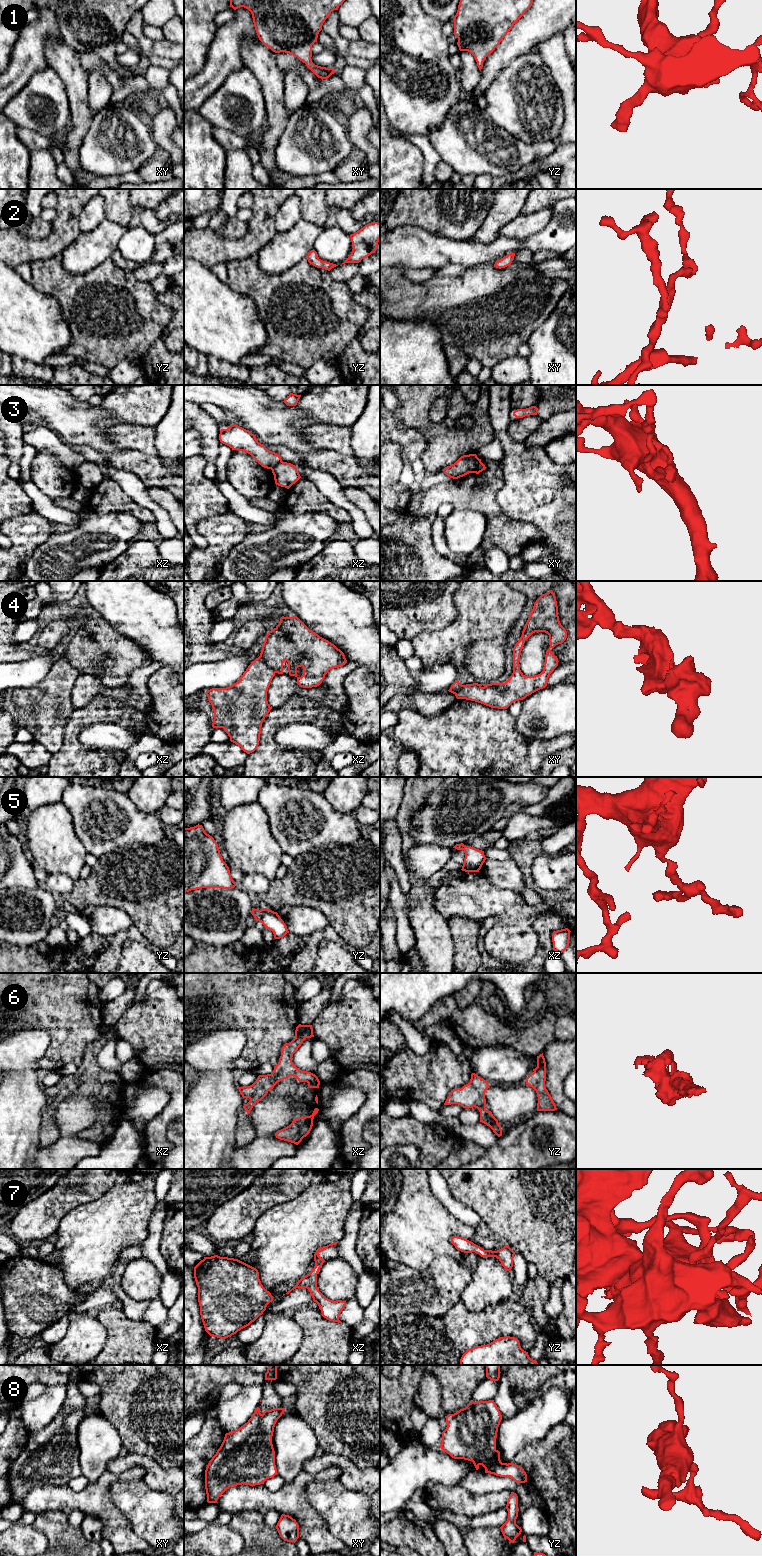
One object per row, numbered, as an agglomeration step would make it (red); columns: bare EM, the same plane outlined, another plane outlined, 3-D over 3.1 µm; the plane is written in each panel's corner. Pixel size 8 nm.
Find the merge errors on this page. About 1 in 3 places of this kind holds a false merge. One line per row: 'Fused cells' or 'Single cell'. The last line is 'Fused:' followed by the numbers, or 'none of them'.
1: Single cell
2: Single cell
3: Fused cells
4: Fused cells
5: Single cell
6: Single cell
7: Single cell
8: Single cell
Fused: 3, 4

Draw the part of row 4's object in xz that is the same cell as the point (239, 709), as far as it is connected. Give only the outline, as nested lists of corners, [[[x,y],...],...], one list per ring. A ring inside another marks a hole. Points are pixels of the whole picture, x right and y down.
[[[258,657],[238,682],[206,692],[214,711],[212,727],[223,728],[230,741],[247,754],[257,749],[263,720],[272,709],[267,701],[267,691],[275,673]]]

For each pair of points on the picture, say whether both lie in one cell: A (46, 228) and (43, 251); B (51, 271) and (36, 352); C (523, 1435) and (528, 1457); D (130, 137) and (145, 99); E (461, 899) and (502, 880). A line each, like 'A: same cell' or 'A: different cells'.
A: different cells
B: different cells
C: different cells
D: different cells
E: different cells

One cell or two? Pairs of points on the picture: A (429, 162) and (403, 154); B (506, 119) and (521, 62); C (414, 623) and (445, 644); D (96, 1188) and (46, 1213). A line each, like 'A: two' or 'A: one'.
A: two
B: one
C: two
D: one

